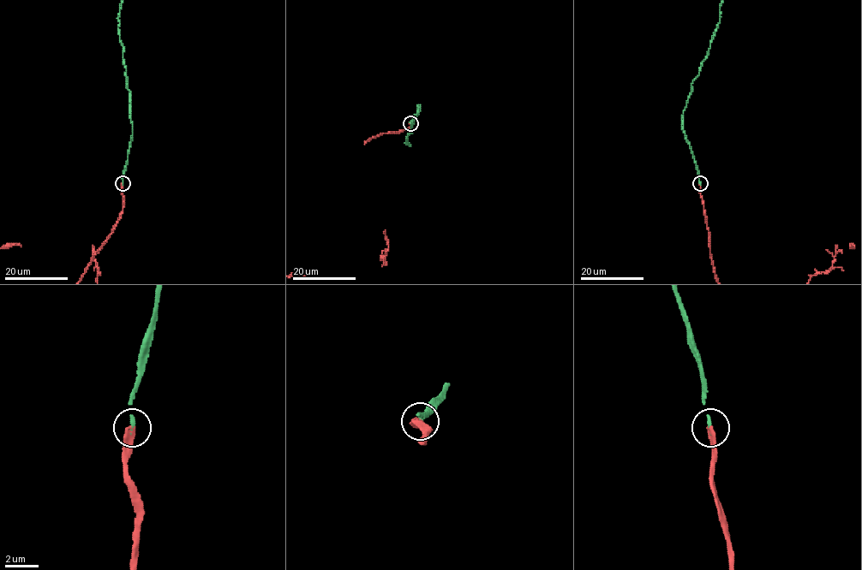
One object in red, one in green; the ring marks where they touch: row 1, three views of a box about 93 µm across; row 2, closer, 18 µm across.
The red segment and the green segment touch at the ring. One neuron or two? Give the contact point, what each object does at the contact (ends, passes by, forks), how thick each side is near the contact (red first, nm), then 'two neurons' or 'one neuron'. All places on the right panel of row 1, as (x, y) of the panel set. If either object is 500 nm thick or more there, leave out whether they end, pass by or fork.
(700, 183) | red ends | green ends | 320/180 nm | one neuron

